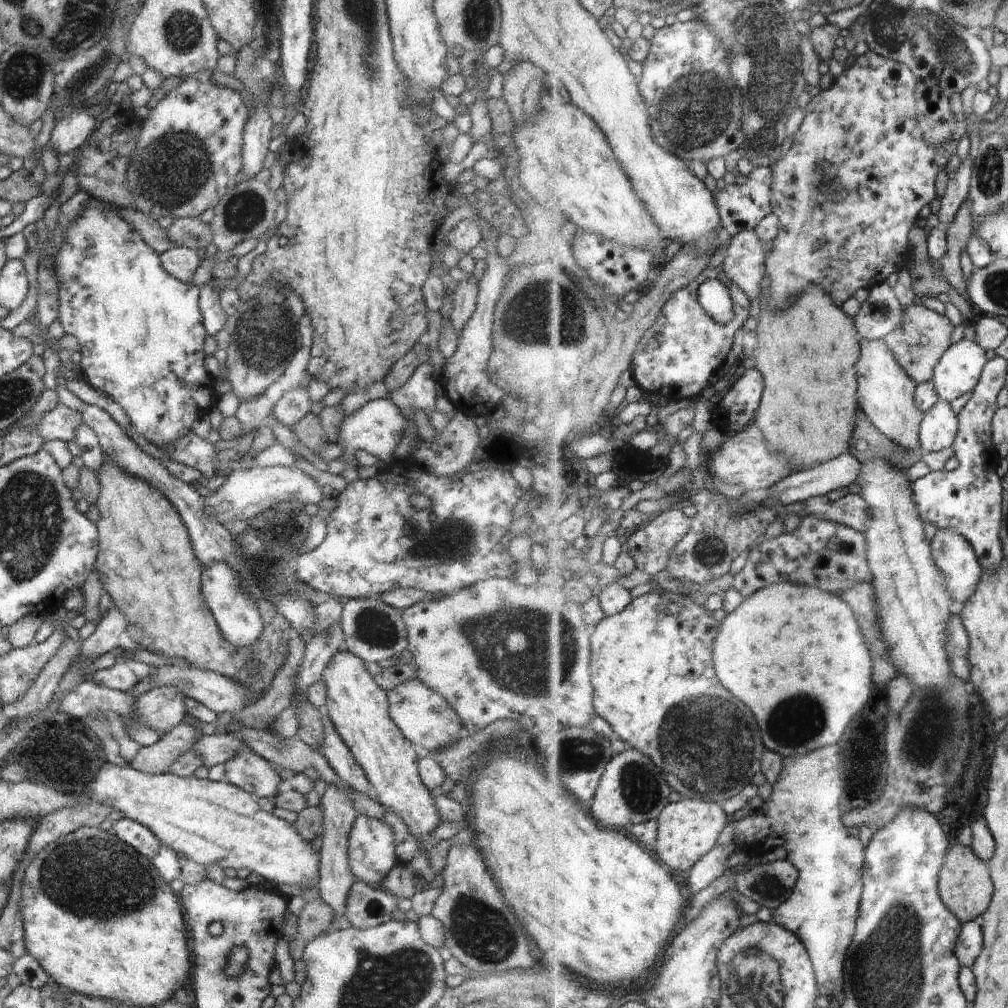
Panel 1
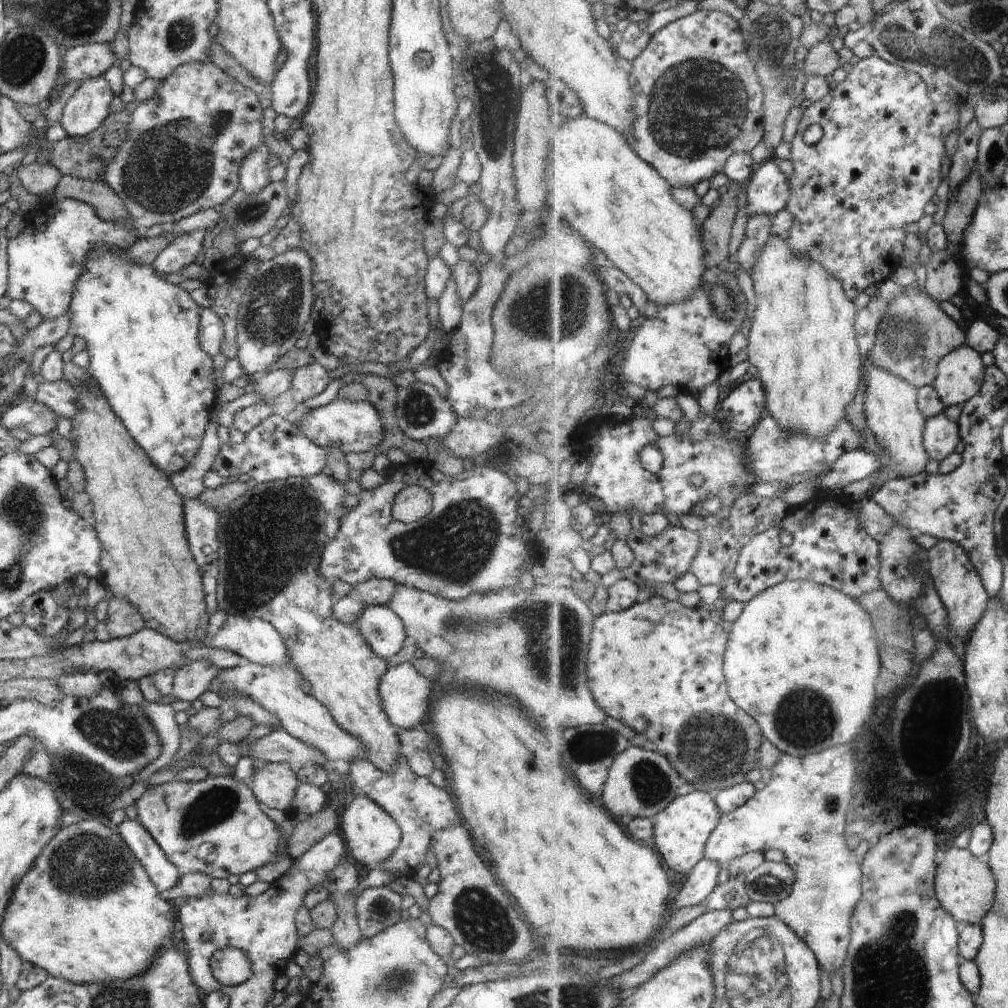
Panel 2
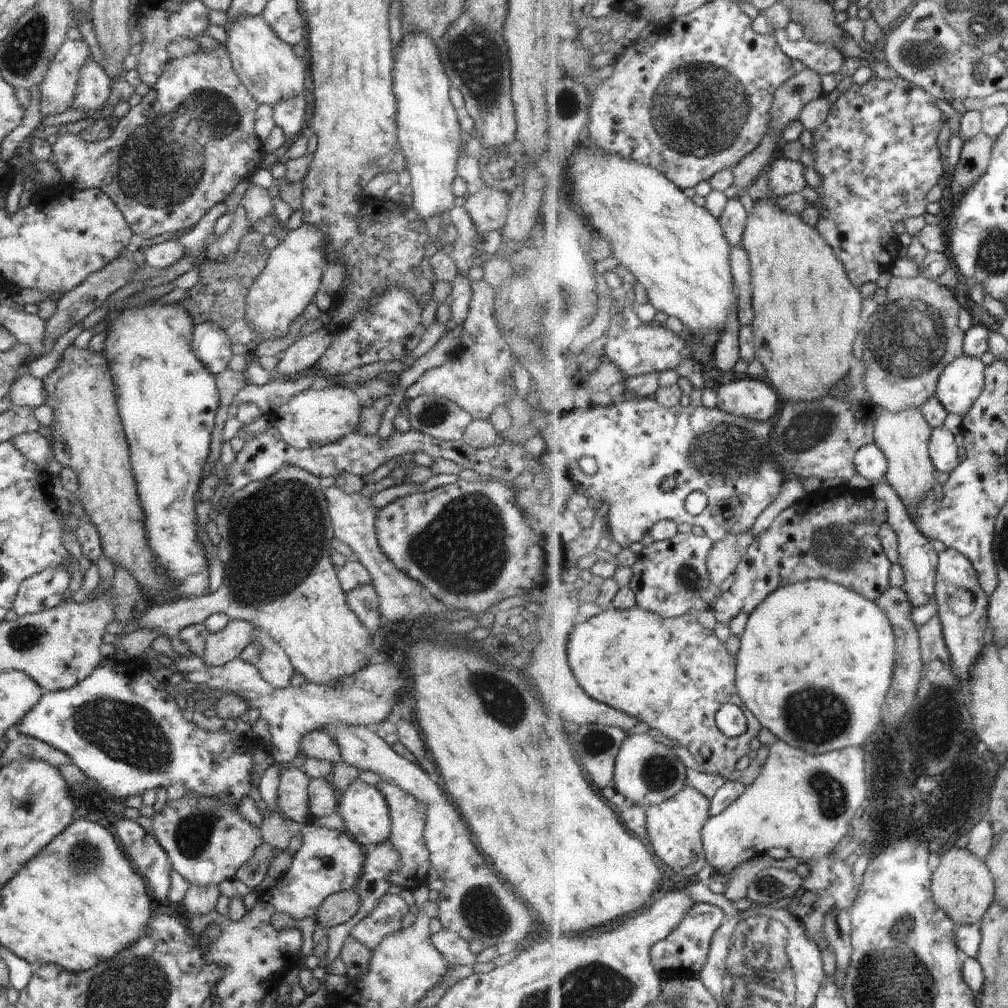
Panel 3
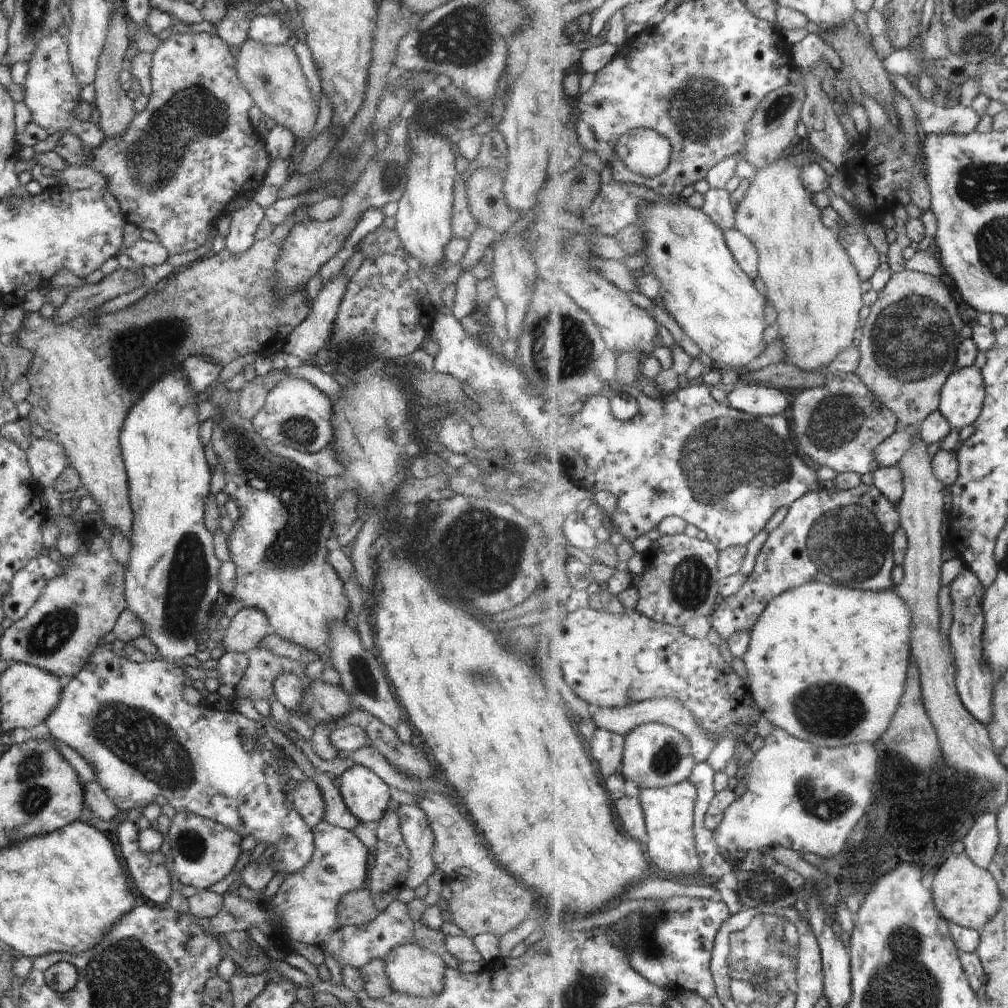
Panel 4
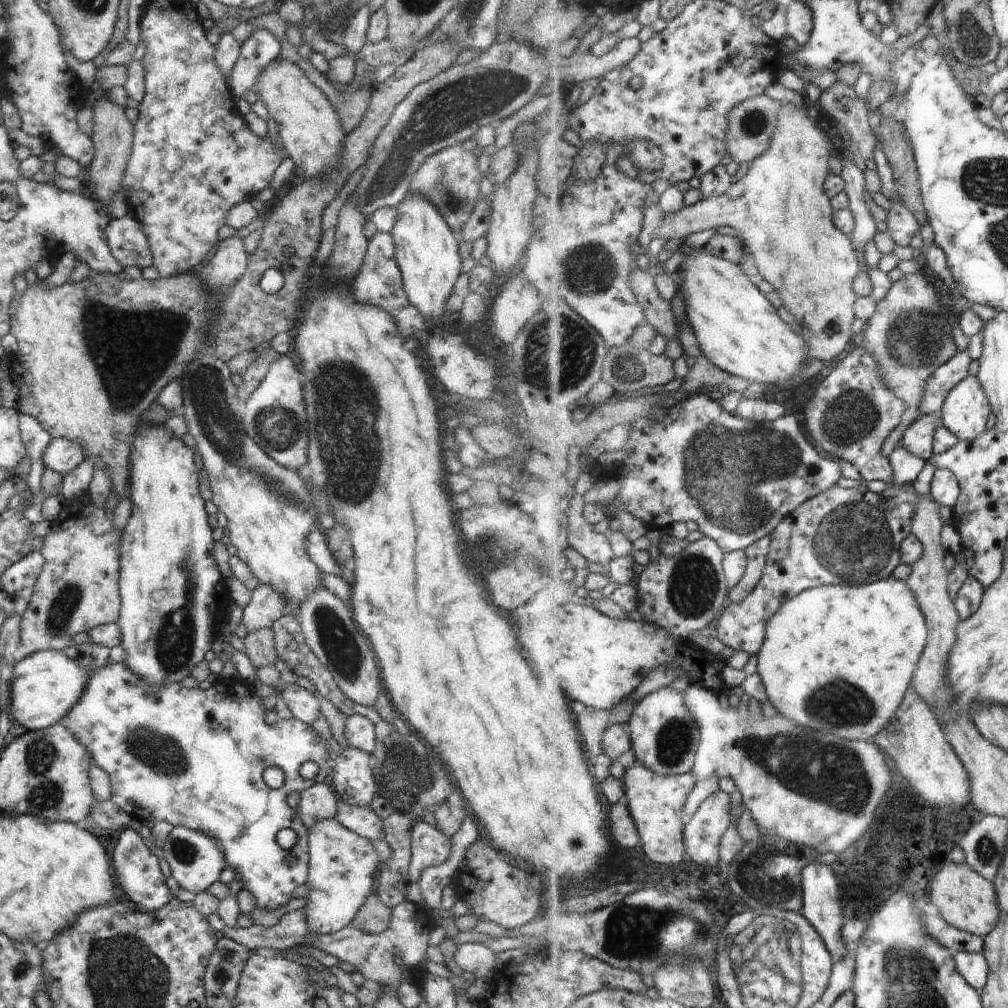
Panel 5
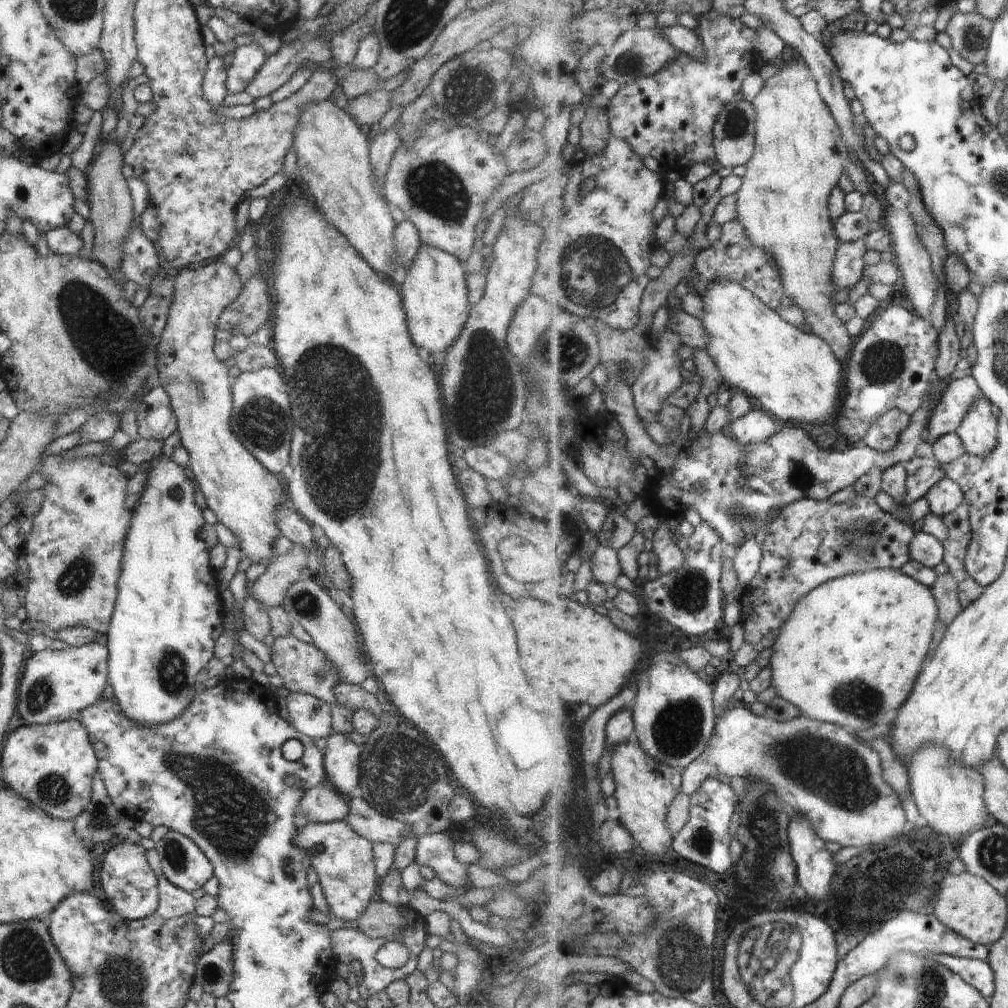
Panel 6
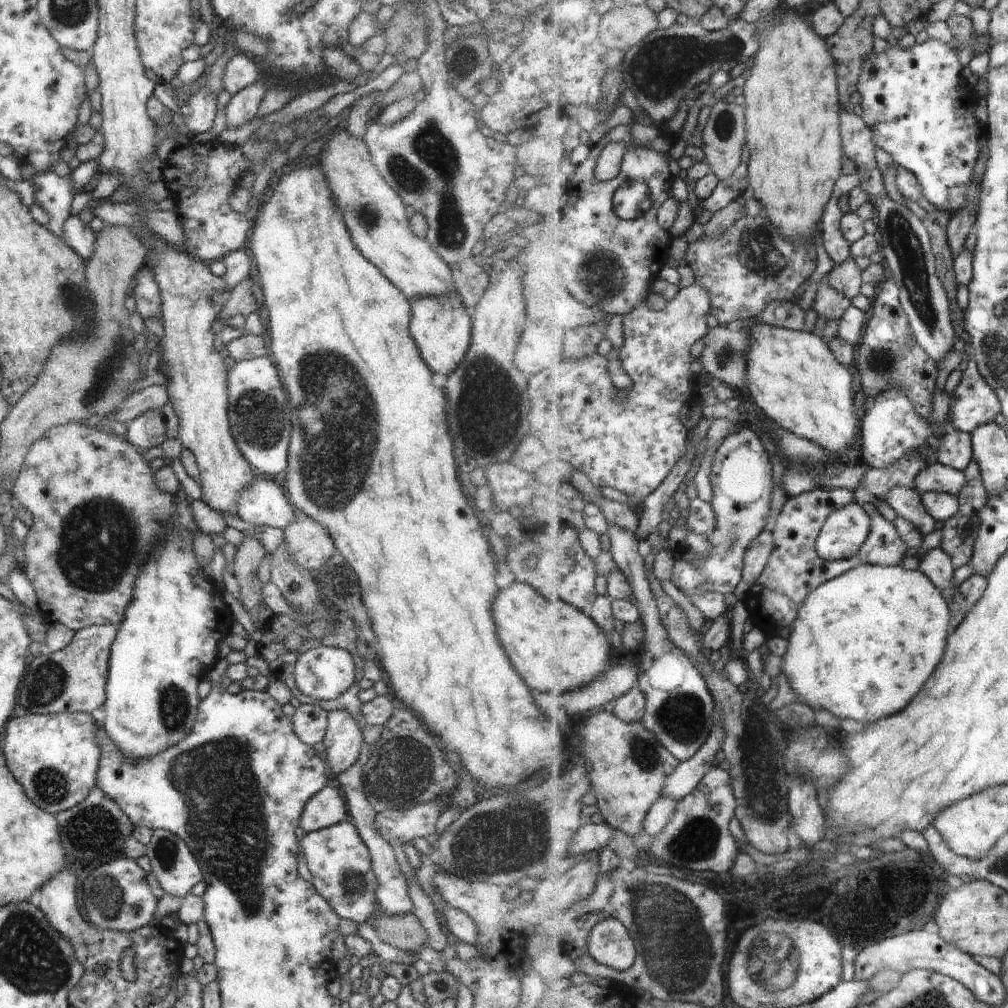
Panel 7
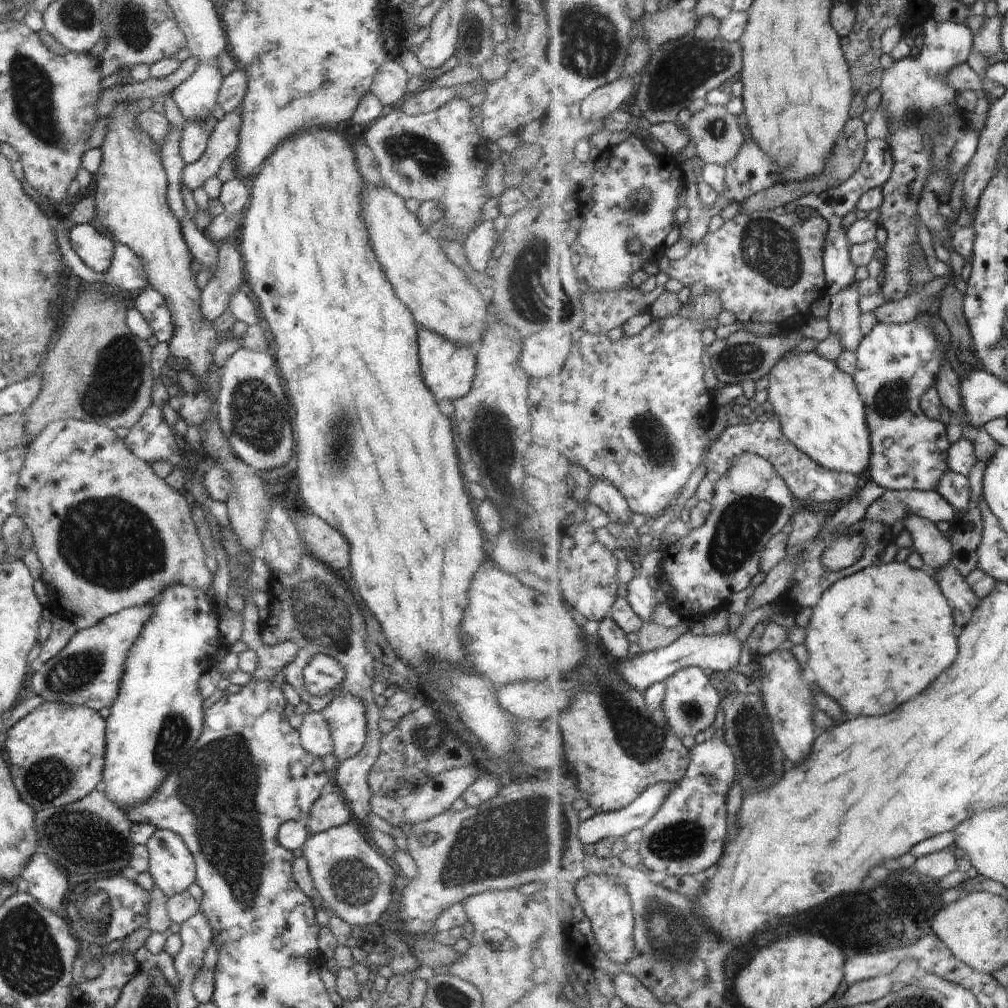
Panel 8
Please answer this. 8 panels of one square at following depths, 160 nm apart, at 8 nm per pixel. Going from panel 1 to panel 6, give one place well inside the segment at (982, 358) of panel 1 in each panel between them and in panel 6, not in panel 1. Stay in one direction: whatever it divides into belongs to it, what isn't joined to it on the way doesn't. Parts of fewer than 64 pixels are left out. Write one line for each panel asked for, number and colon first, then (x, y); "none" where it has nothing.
2: (962, 375)
3: (963, 382)
4: (964, 396)
5: (967, 410)
6: (980, 430)

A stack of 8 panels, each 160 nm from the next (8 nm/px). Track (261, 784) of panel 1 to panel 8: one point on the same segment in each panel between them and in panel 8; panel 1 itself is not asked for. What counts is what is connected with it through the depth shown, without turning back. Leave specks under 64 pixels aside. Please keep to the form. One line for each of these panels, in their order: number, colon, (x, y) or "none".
2: (274, 785)
3: (291, 798)
4: (306, 797)
5: (318, 802)
6: (322, 804)
7: (325, 809)
8: (329, 811)

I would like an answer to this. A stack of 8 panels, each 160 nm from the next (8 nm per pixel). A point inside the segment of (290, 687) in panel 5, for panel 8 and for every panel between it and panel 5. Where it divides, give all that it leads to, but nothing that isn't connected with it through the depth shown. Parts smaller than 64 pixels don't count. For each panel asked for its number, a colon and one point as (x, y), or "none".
6: (310, 716)
7: (309, 723)
8: (314, 734)

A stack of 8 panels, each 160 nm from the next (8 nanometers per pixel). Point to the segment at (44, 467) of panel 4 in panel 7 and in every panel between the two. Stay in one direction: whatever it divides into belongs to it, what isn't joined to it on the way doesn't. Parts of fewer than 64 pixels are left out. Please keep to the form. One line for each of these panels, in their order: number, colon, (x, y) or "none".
5: (62, 456)
6: (101, 427)
7: (154, 397)

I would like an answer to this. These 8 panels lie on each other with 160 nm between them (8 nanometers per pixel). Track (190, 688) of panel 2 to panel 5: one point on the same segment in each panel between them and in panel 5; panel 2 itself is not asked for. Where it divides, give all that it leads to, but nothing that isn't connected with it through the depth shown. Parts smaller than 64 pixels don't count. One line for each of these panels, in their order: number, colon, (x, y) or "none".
3: (225, 645)
4: (248, 626)
5: (266, 605)

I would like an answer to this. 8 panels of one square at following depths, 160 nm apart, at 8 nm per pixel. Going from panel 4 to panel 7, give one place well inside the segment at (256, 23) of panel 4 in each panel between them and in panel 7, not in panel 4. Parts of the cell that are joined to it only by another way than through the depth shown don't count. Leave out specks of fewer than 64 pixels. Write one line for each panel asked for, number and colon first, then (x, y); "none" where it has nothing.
5: (260, 48)
6: (243, 65)
7: (241, 72)

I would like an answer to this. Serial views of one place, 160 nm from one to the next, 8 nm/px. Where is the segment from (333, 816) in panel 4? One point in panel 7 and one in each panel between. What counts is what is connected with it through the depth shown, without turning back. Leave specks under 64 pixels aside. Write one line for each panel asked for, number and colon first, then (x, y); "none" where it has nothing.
5: (361, 820)
6: (363, 819)
7: (400, 825)

